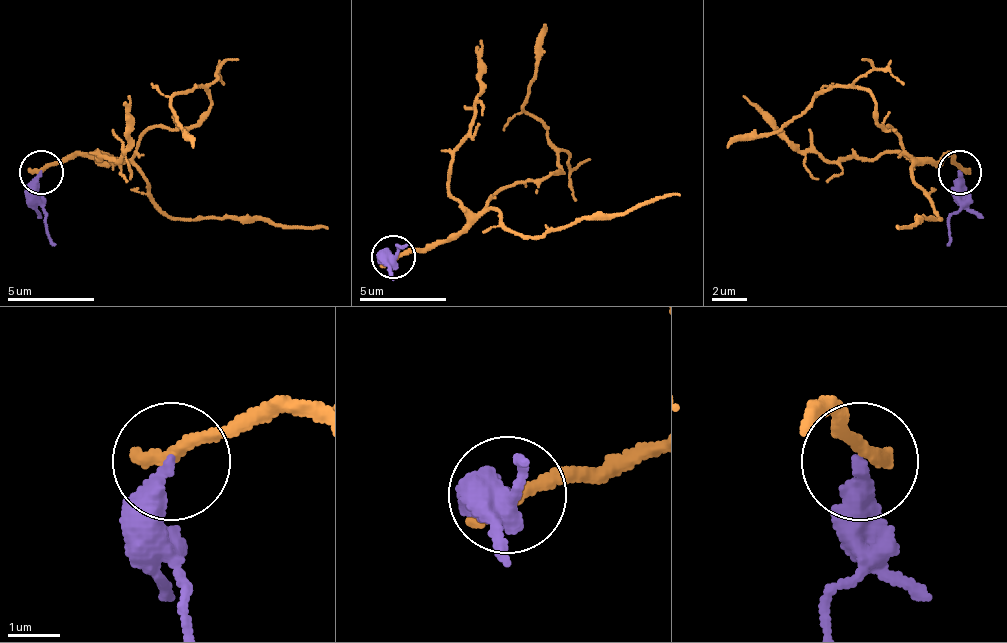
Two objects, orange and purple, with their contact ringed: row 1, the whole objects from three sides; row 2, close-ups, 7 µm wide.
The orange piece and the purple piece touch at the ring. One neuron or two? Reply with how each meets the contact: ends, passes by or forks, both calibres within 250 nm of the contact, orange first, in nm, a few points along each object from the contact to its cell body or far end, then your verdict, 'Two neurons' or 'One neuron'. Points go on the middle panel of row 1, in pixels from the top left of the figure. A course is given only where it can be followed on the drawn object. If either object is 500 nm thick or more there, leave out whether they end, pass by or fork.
At the ring orange ends. At the ring purple ends. Thickness 320 nm (orange) against 340 nm. Course of orange: (392, 258), (444, 245), (500, 188), (544, 180), (561, 167), (548, 132), (522, 110), (539, 67), (544, 23). Course of purple: (392, 258), (396, 245), (409, 245). Two neurons

